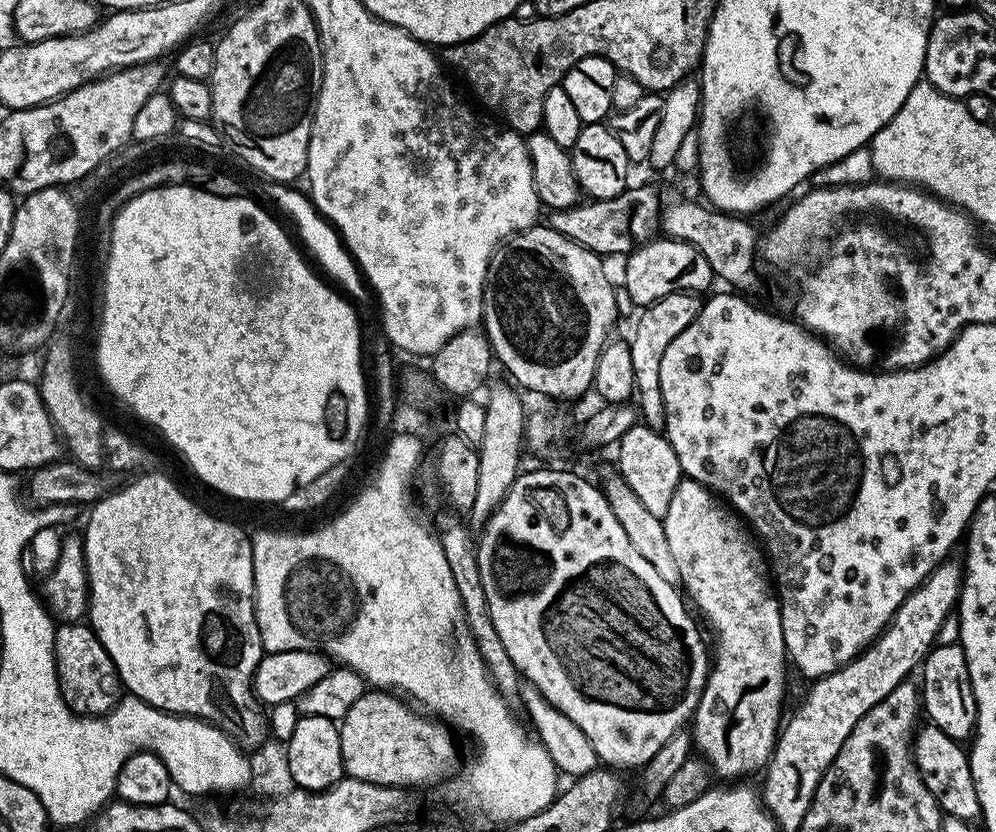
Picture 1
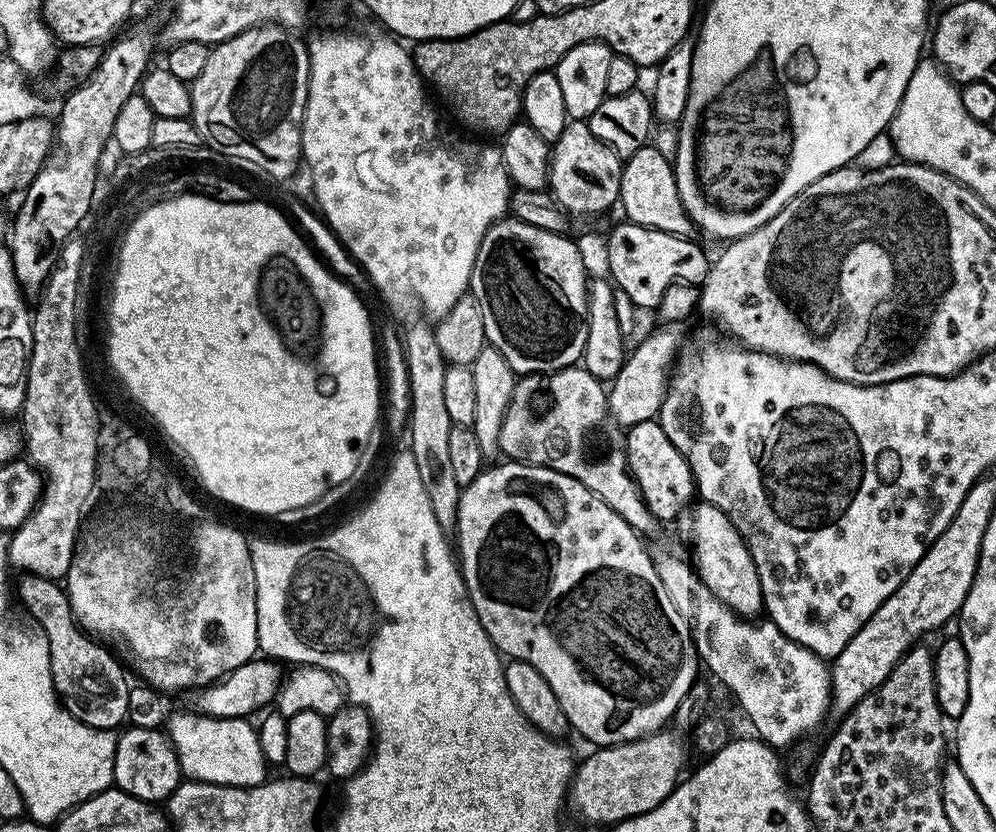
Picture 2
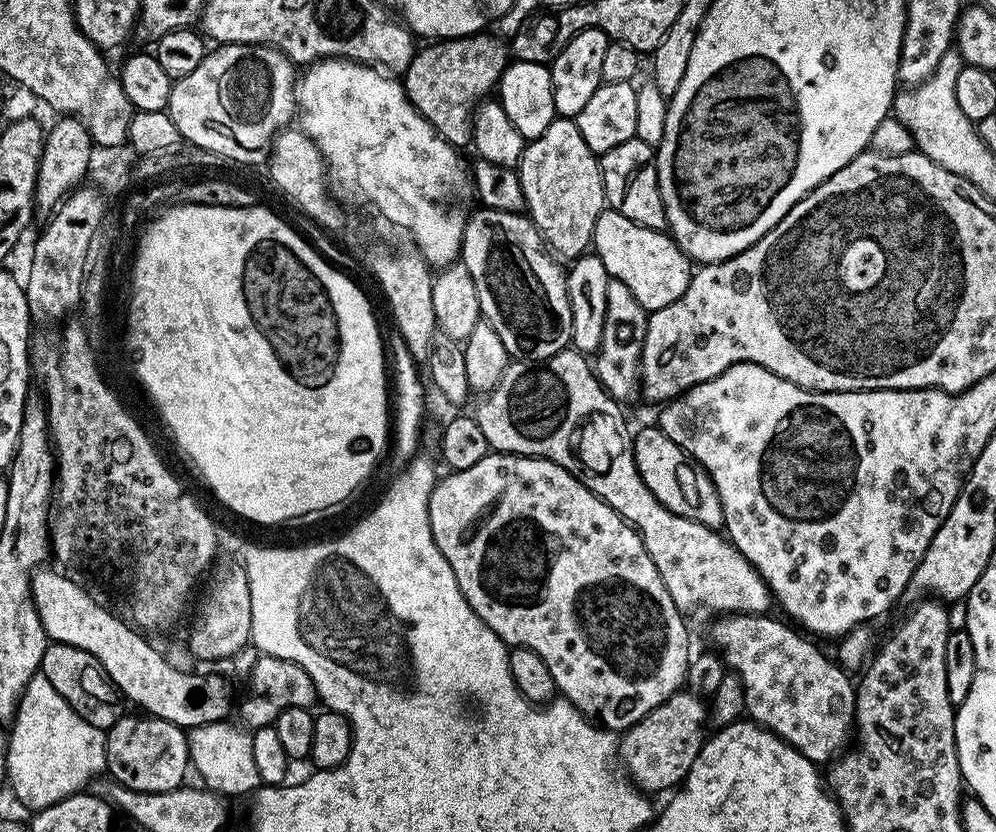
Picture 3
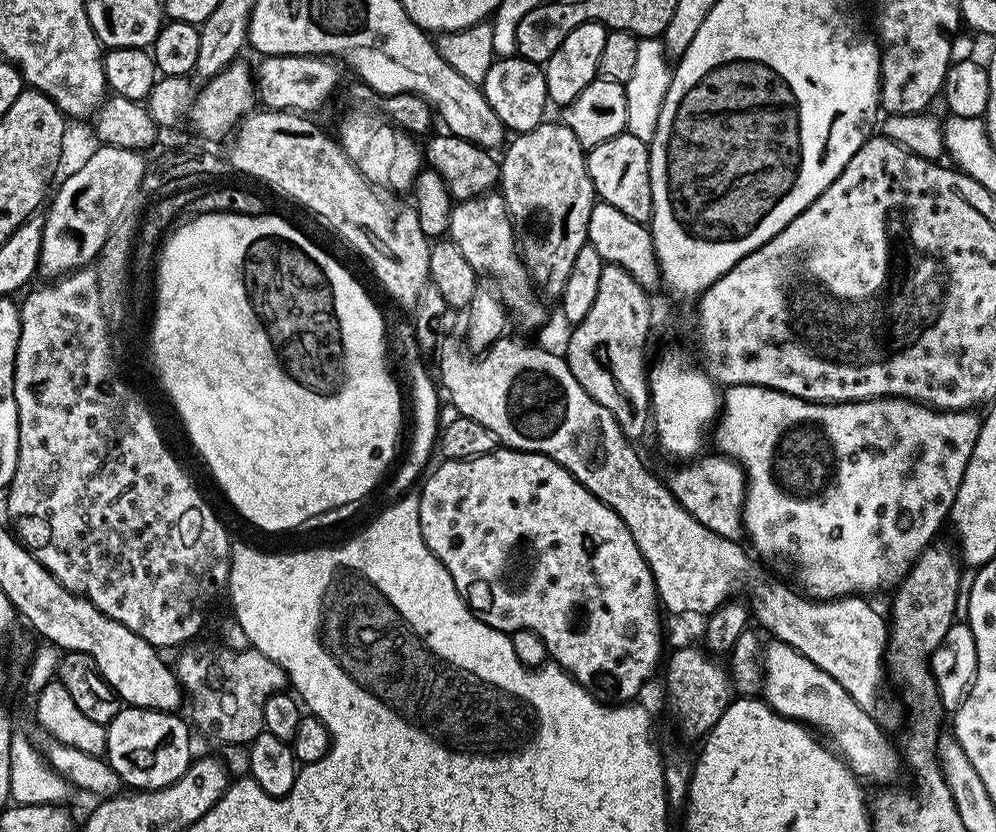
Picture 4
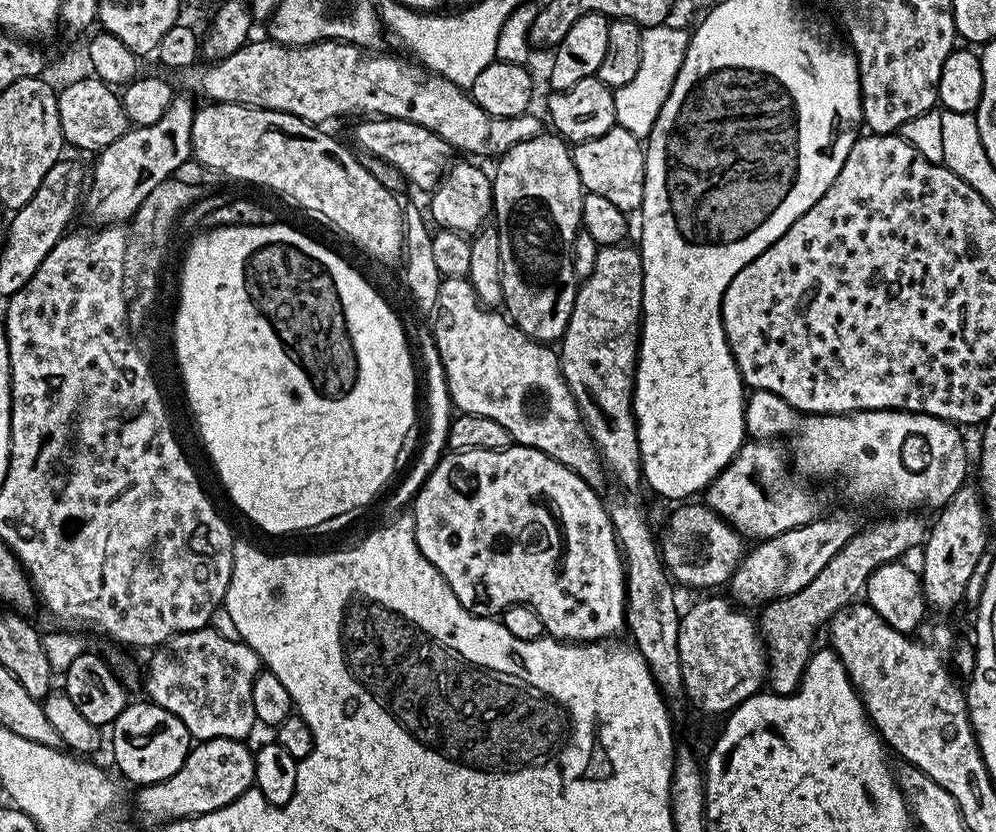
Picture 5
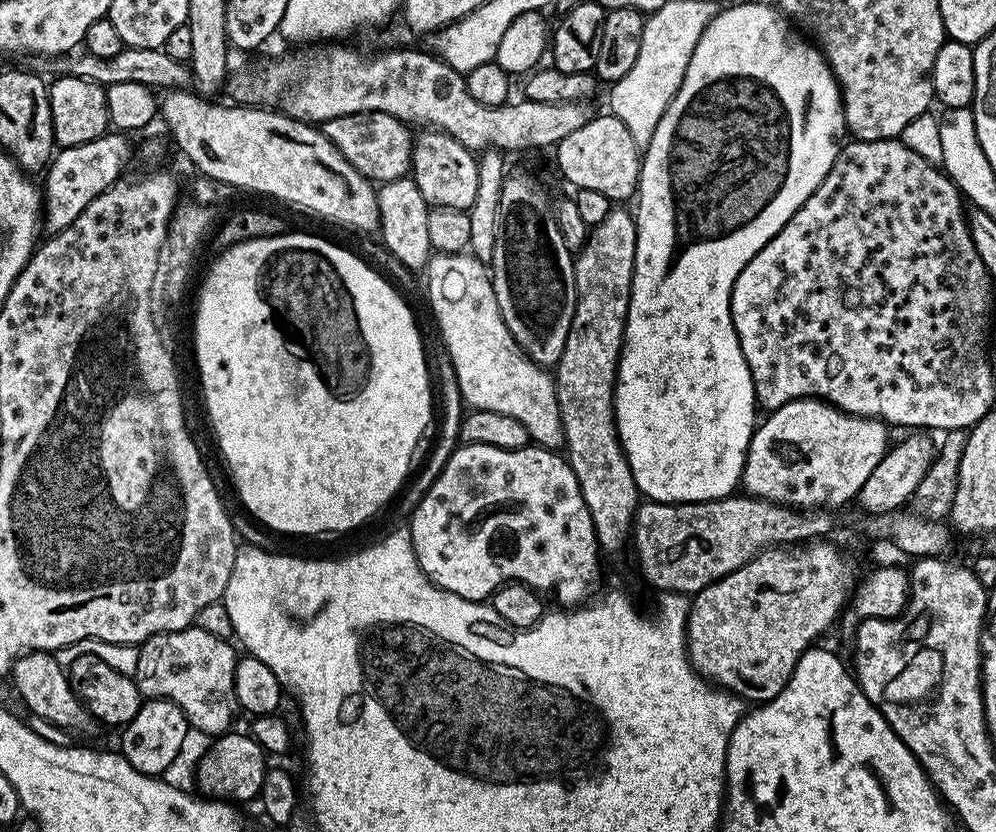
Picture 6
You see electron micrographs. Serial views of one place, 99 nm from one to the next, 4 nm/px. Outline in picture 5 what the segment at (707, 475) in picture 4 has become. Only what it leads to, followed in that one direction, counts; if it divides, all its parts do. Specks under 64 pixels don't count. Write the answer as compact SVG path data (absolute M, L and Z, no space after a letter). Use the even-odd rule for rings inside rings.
M756 438L744 443L735 458L707 486L708 507L731 524L741 537L754 536L757 541L768 540L810 523L821 515L820 500L815 490L792 480L793 473L785 449L783 452L776 444L779 443L768 438Z

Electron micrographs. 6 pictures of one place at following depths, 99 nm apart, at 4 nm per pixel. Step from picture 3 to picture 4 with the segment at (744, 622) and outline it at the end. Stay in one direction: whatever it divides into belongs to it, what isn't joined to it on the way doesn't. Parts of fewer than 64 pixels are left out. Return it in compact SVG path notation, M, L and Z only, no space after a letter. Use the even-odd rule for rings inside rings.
M777 640L771 643L769 647L765 647L762 654L762 696L765 703L780 716L790 717L791 720L824 731L833 751L858 778L866 780L867 777L880 784L878 786L897 783L896 780L904 774L903 755L895 743L888 740L889 735L885 729L874 722L872 716L866 714L830 674L826 674L804 655L799 655L793 647Z

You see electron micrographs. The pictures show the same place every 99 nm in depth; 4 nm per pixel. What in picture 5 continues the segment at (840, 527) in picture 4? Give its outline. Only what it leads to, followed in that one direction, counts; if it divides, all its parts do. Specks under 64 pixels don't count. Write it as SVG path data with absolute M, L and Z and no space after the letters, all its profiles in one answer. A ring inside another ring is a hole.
M753 391L751 395L747 397L747 400L744 406L744 426L745 426L747 435L752 438L780 438L776 436L789 436L789 438L792 439L792 452L790 448L790 454L791 454L790 460L791 460L791 463L795 465L794 468L797 473L799 473L798 471L800 471L806 476L817 476L817 478L820 480L828 480L831 478L831 476L844 476L844 484L846 487L848 487L848 492L850 495L857 496L857 498L860 500L868 500L871 498L871 496L873 496L873 498L876 500L878 499L885 500L885 502L888 503L890 507L892 507L890 508L892 510L920 510L916 508L922 507L923 504L929 504L929 506L932 507L932 510L939 510L943 508L945 504L948 503L948 500L950 499L950 497L953 496L954 493L958 491L958 489L965 487L965 484L967 481L964 479L966 479L968 476L968 448L966 445L964 445L963 434L960 433L963 431L961 431L961 429L957 427L957 425L950 424L946 420L939 420L937 416L927 416L926 414L922 414L921 412L906 412L906 411L897 410L894 408L887 408L886 410L870 410L869 412L854 412L854 413L845 414L842 416L818 416L815 414L801 414L797 412L796 409L790 407L790 405L788 405L785 400L783 400L782 398L778 398L778 394L770 394L769 392ZM911 440L912 440L912 461L910 461L909 464L907 464L907 462L904 461L904 451L907 450L908 443L910 443Z

